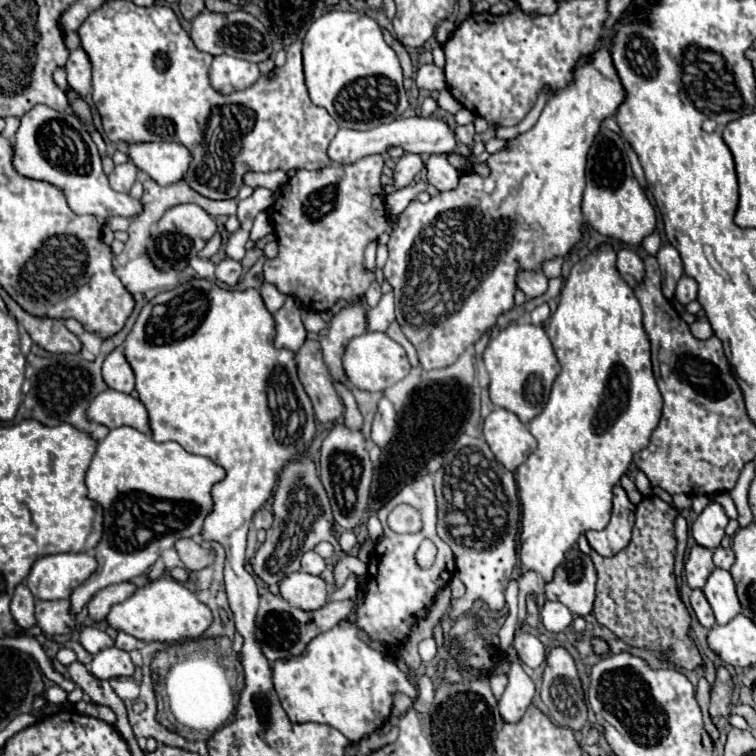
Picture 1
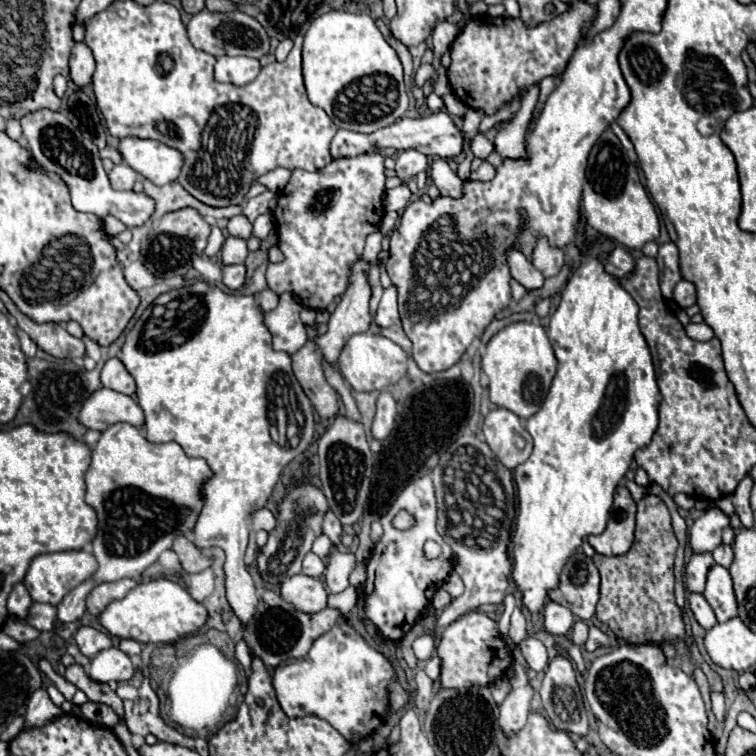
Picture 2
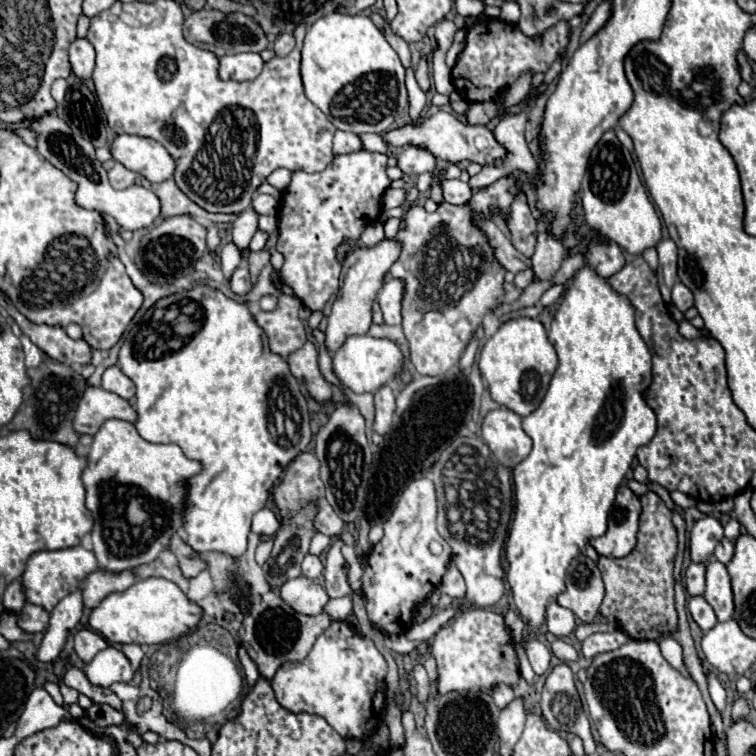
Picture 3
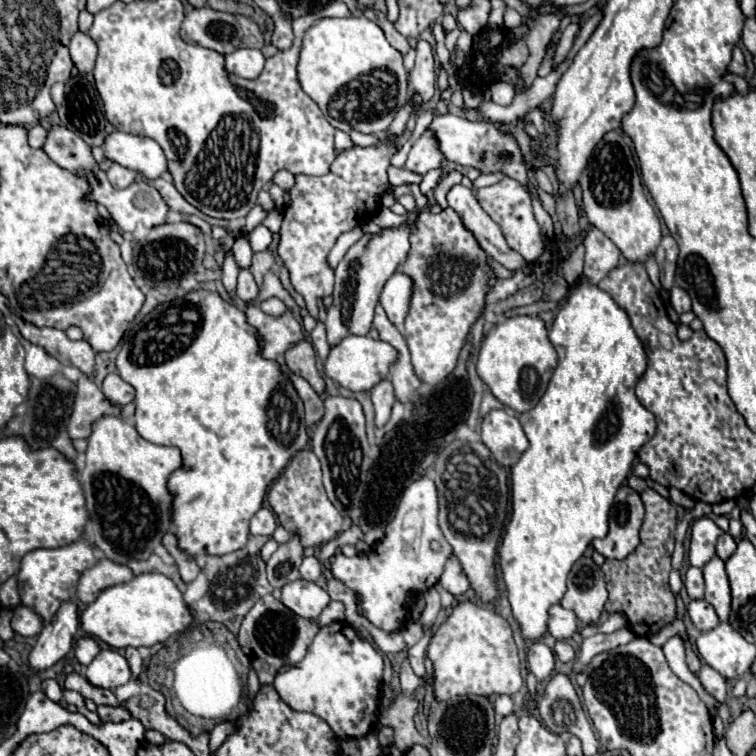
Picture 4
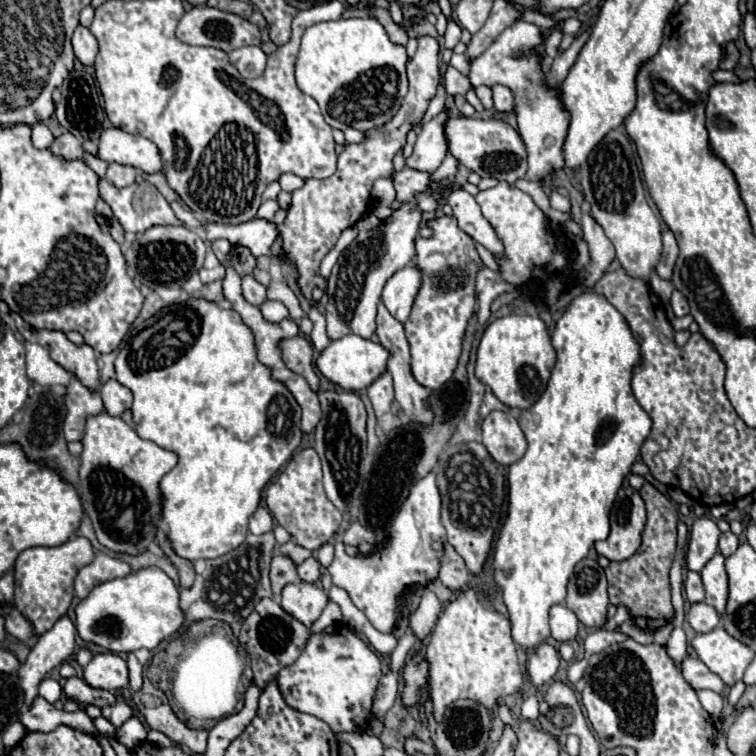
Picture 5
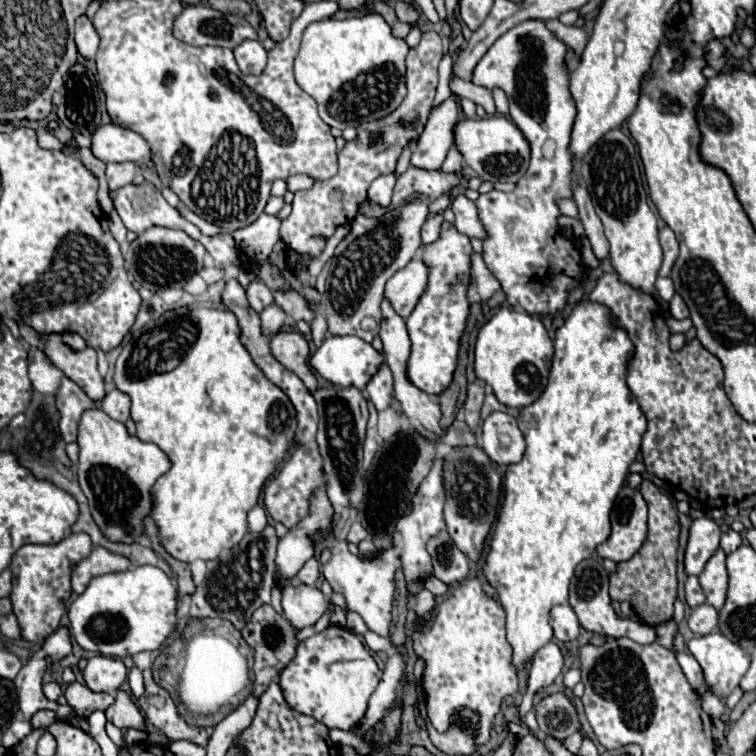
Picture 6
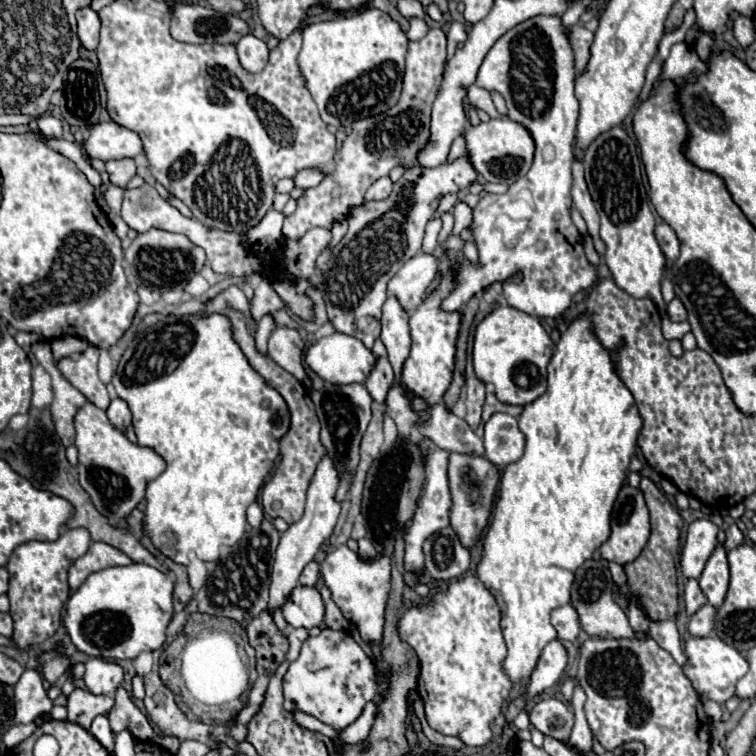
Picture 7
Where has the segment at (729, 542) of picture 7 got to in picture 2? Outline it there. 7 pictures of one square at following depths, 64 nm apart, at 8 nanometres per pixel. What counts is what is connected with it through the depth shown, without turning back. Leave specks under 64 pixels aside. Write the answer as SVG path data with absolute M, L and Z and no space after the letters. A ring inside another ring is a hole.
M720 544L720 546L712 552L712 556L714 556L714 562L716 562L716 564L720 564L720 566L728 568L728 566L732 564L734 552L732 552L732 548L730 548L728 544Z

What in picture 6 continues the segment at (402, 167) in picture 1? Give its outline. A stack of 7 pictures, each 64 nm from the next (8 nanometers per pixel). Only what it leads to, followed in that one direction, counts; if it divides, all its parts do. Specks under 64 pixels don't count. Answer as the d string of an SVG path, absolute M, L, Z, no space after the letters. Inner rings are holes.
M450 94L442 104L438 104L428 118L428 124L414 146L412 164L424 170L438 170L448 148L454 144L454 128L460 122L460 104L458 96Z

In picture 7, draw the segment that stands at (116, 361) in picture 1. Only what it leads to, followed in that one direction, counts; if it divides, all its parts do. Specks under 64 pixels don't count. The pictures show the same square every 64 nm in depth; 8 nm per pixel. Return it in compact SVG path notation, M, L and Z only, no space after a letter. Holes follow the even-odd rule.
M114 398L114 400L110 402L110 406L108 406L106 414L108 414L108 420L112 422L112 426L114 426L116 430L120 430L120 432L124 432L124 434L126 434L126 430L128 430L128 426L130 426L130 422L132 422L132 414L130 414L128 406L124 404L124 400Z

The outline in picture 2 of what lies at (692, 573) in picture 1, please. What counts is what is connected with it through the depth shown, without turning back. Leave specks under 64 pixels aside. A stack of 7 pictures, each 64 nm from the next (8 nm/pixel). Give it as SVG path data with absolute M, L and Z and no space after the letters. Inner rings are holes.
M694 554L686 566L686 588L688 592L704 592L706 574L714 564L712 554Z

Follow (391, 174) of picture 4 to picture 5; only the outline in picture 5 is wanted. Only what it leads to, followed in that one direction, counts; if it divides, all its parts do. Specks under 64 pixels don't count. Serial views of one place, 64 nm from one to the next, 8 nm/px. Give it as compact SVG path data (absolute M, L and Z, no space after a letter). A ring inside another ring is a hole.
M404 168L394 174L394 188L396 200L400 202L398 210L392 210L388 220L378 220L376 216L368 214L356 222L358 236L354 242L342 250L338 262L334 264L328 276L328 304L326 304L326 322L328 322L328 336L332 340L342 338L346 334L358 334L362 338L372 338L376 332L376 312L382 296L382 288L386 280L412 262L416 254L416 238L422 222L422 210L418 206L416 194L434 194L442 188L440 182L434 182L428 172L420 172L414 168Z

